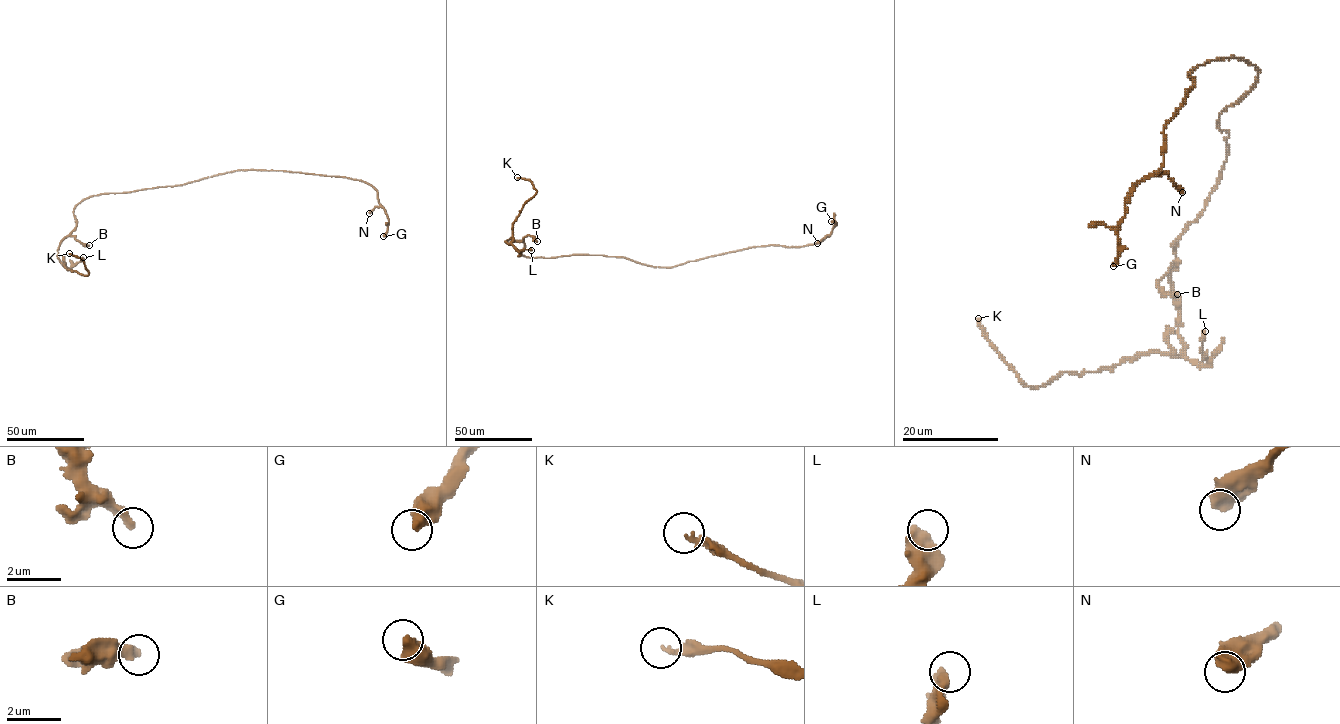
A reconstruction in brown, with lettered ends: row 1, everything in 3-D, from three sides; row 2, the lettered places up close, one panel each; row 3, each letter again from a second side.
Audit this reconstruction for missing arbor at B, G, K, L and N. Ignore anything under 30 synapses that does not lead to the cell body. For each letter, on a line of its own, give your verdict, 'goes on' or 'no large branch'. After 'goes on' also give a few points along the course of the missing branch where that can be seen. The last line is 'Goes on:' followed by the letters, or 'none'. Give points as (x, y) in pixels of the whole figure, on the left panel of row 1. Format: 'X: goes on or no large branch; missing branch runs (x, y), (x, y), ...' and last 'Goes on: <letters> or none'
B: no large branch
G: no large branch
K: no large branch
L: no large branch
N: no large branch
Goes on: none

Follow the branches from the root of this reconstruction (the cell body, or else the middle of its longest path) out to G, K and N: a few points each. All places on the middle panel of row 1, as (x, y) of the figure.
G: (622, 257), (652, 267), (670, 267), (752, 247), (804, 246), (819, 243), (827, 237), (836, 225), (831, 221)
K: (622, 257), (522, 255), (522, 241), (505, 241), (512, 240), (512, 224), (537, 191), (528, 179), (517, 177)
N: (622, 257), (652, 267), (670, 267), (752, 247), (815, 244), (829, 236), (817, 243)

